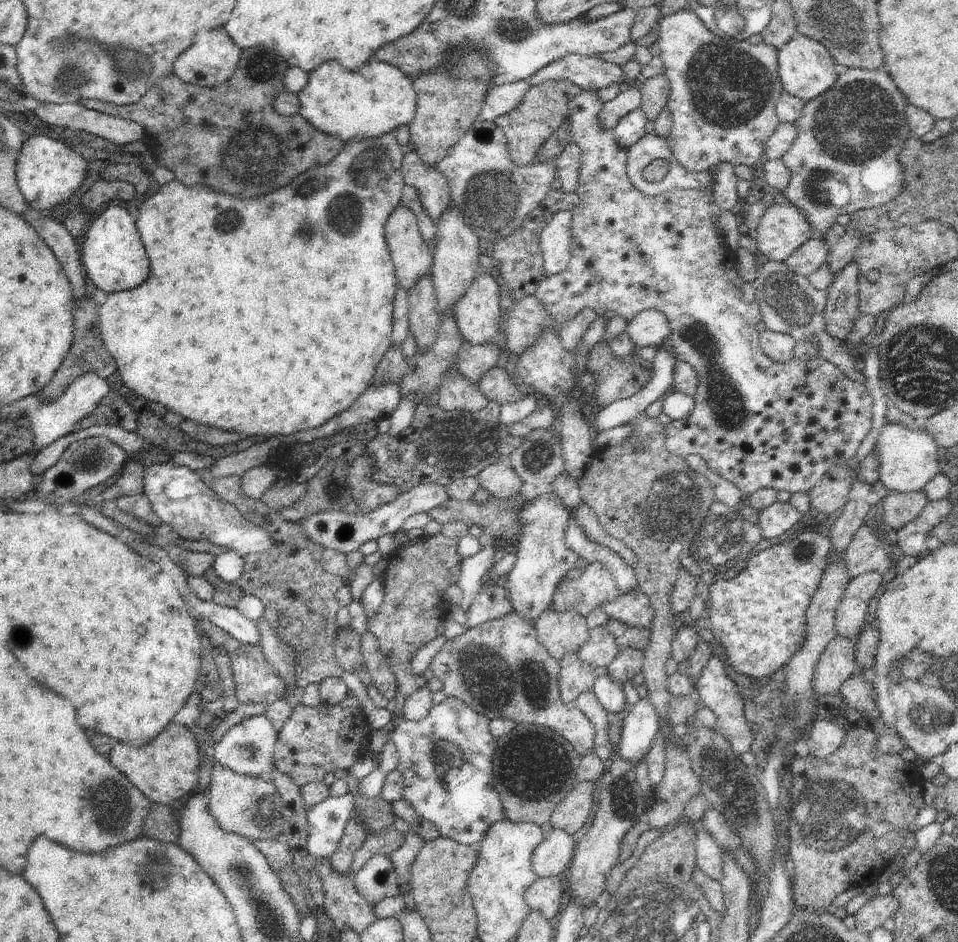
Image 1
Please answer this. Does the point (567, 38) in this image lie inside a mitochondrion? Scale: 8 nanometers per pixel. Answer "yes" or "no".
no

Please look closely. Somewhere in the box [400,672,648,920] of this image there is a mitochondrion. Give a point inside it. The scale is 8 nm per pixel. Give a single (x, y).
(529, 754)

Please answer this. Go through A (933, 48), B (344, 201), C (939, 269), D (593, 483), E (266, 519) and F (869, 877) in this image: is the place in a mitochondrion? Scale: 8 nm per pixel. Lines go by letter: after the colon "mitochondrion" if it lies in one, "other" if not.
A: other
B: mitochondrion
C: other
D: other
E: other
F: other

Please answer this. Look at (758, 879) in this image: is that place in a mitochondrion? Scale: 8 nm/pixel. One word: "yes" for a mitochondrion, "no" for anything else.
no

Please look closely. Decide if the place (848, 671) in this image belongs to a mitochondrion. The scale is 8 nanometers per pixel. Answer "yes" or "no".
no

